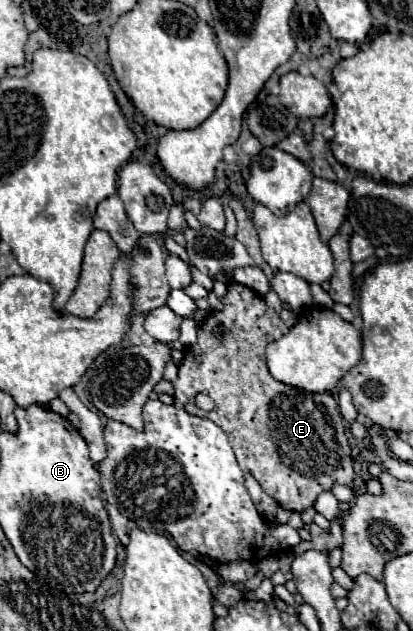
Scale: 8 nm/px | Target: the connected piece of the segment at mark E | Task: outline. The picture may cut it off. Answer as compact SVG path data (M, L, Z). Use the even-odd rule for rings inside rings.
M230 282L228 294L222 298L224 310L212 312L202 324L198 332L196 346L184 352L184 360L178 368L178 378L174 380L174 398L184 404L190 414L204 416L214 424L222 426L222 430L230 438L230 446L236 454L236 460L244 472L250 472L262 490L272 496L282 508L292 512L302 512L310 508L316 496L324 490L332 490L334 484L352 486L354 480L354 460L350 456L350 444L344 430L344 418L338 410L338 404L330 392L310 394L300 388L282 384L272 378L266 366L266 346L288 332L288 326L280 320L278 312L266 306L266 302L250 288ZM216 326L224 326L226 332L222 336L214 334ZM202 392L208 394L216 402L214 412L204 412L194 404L194 396Z

